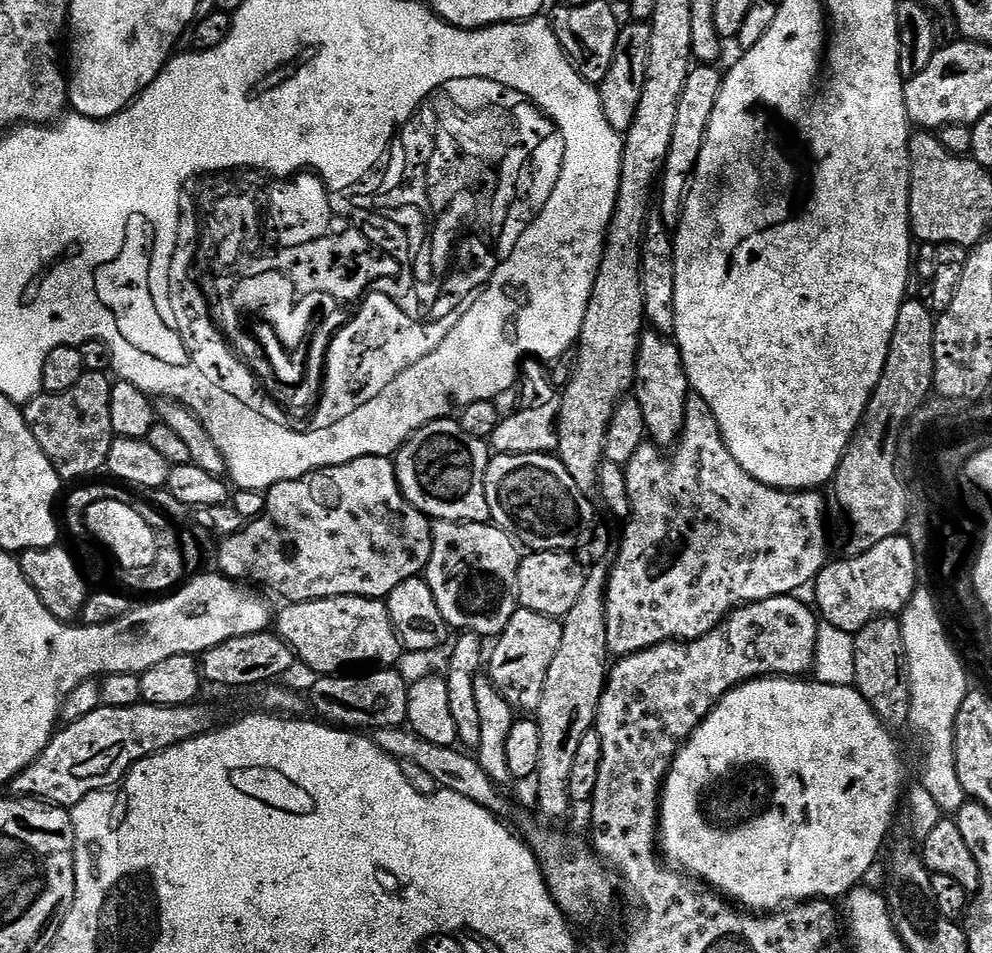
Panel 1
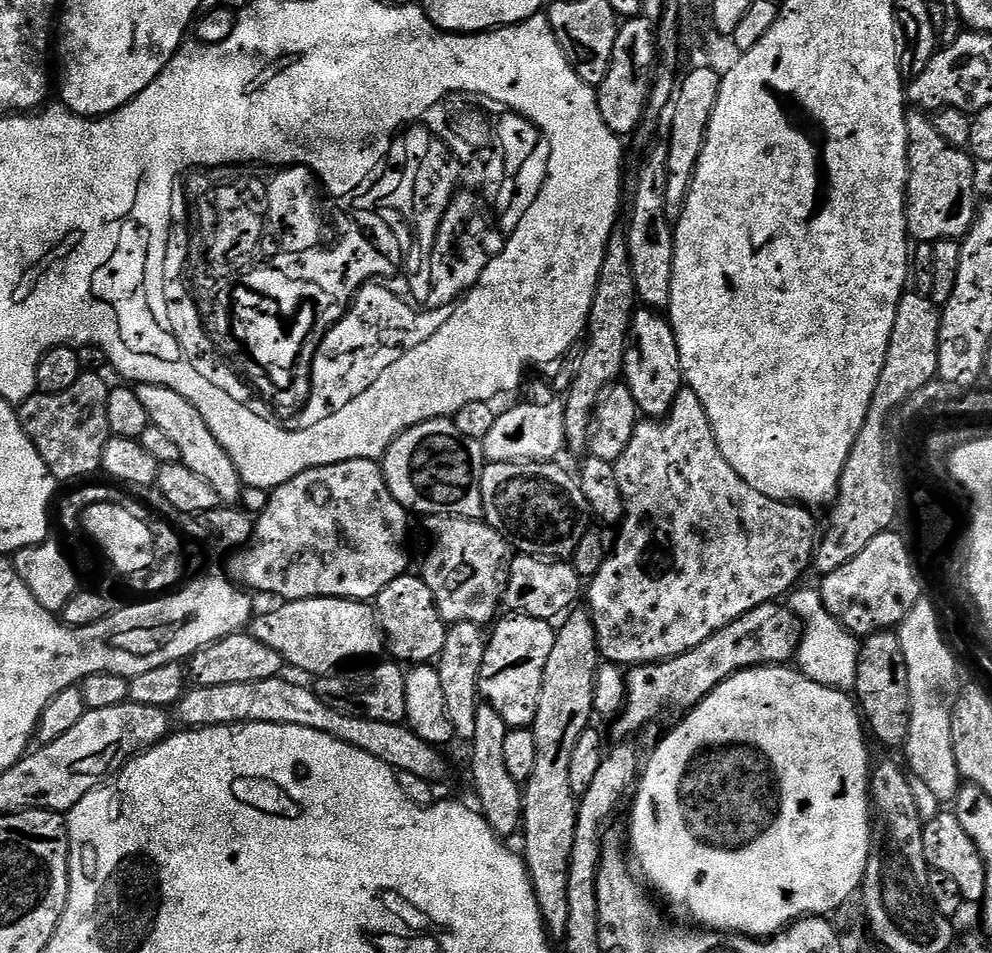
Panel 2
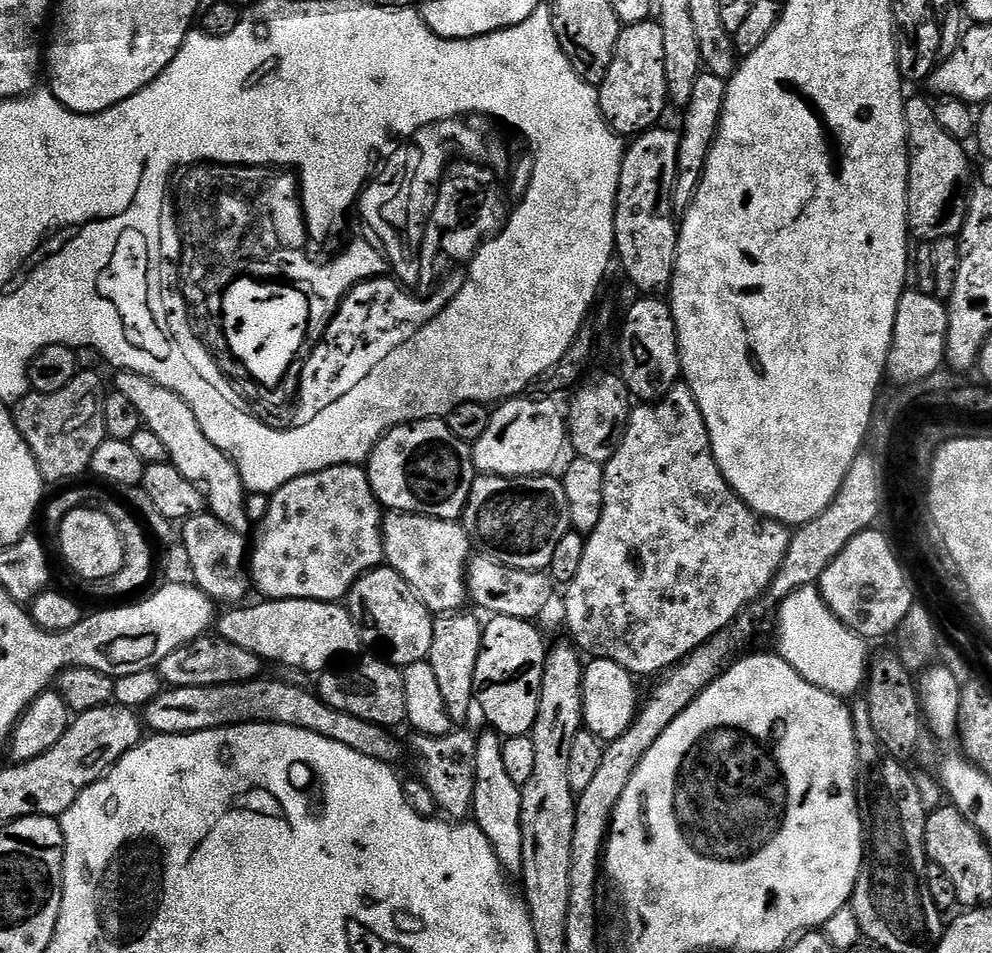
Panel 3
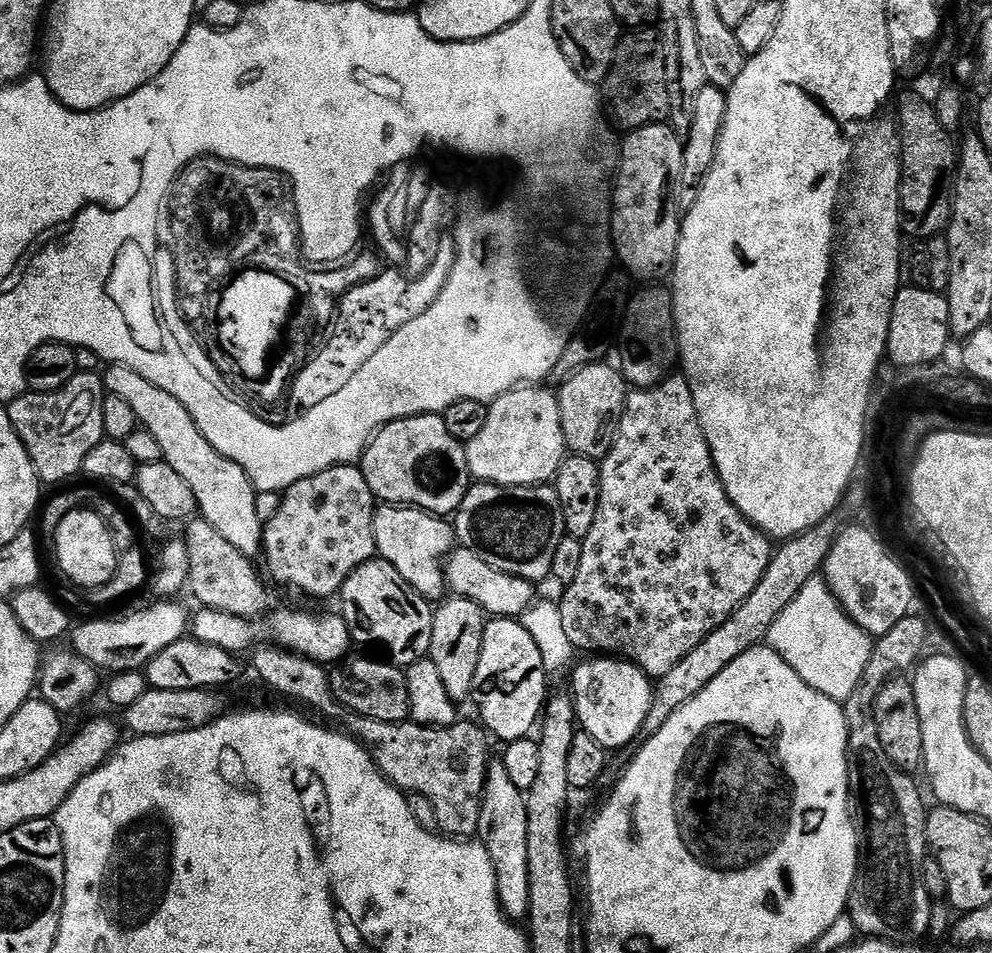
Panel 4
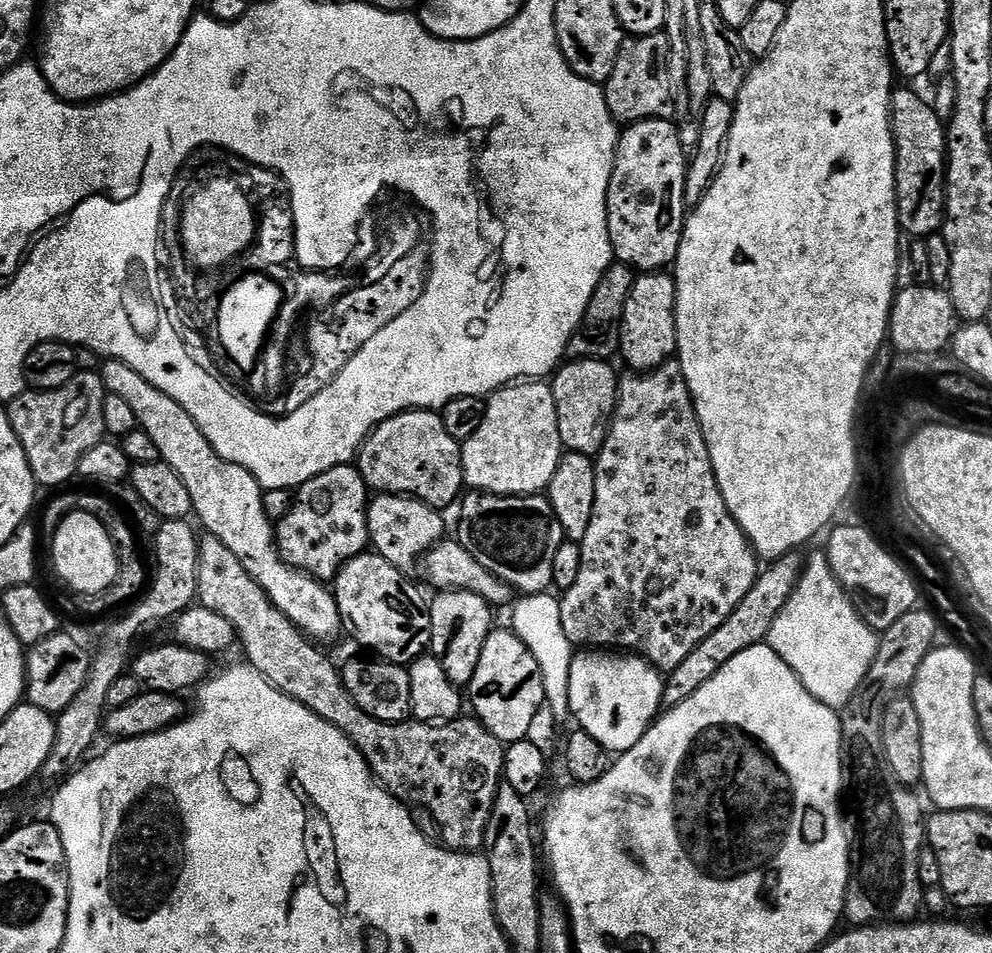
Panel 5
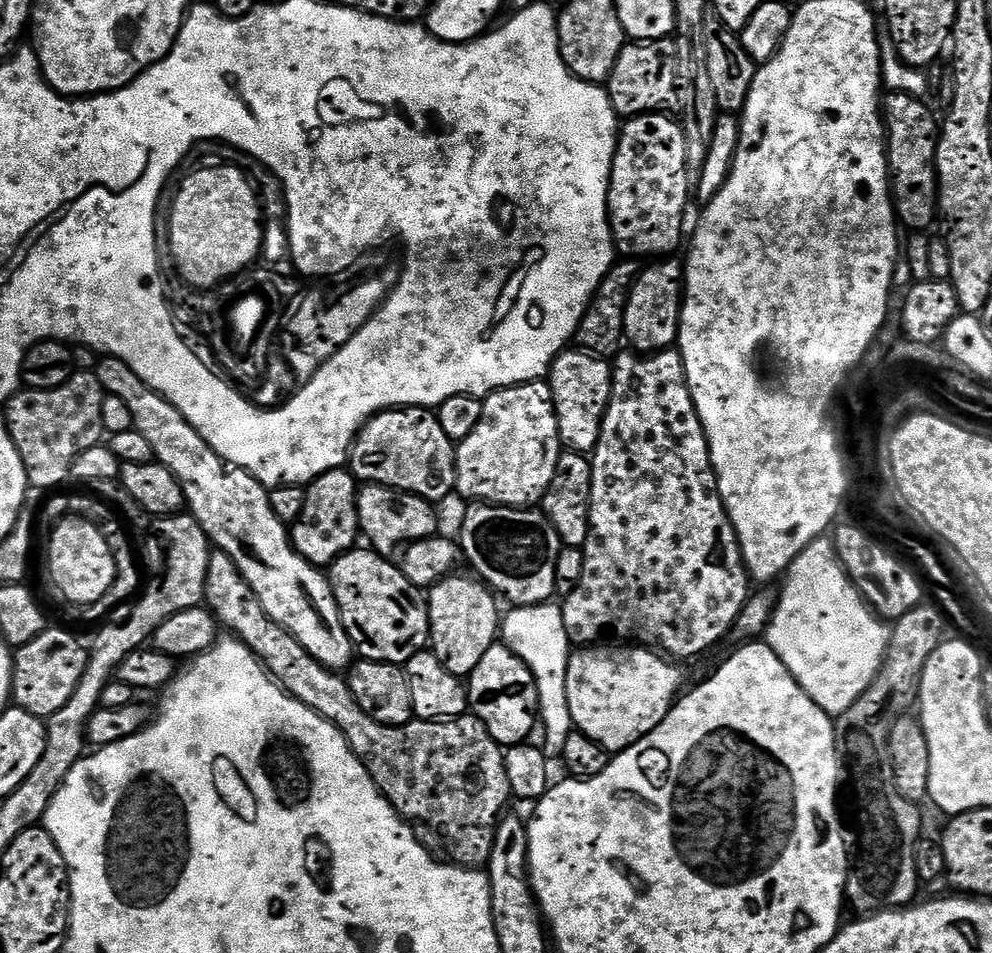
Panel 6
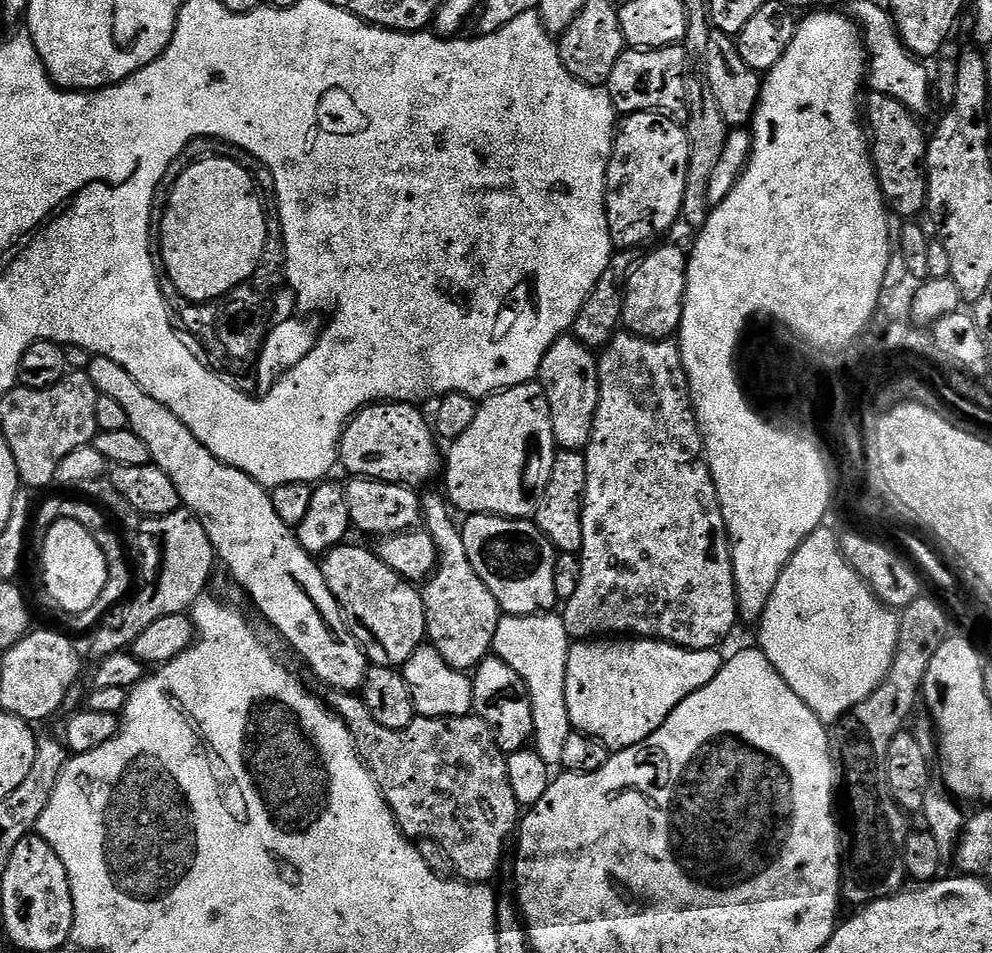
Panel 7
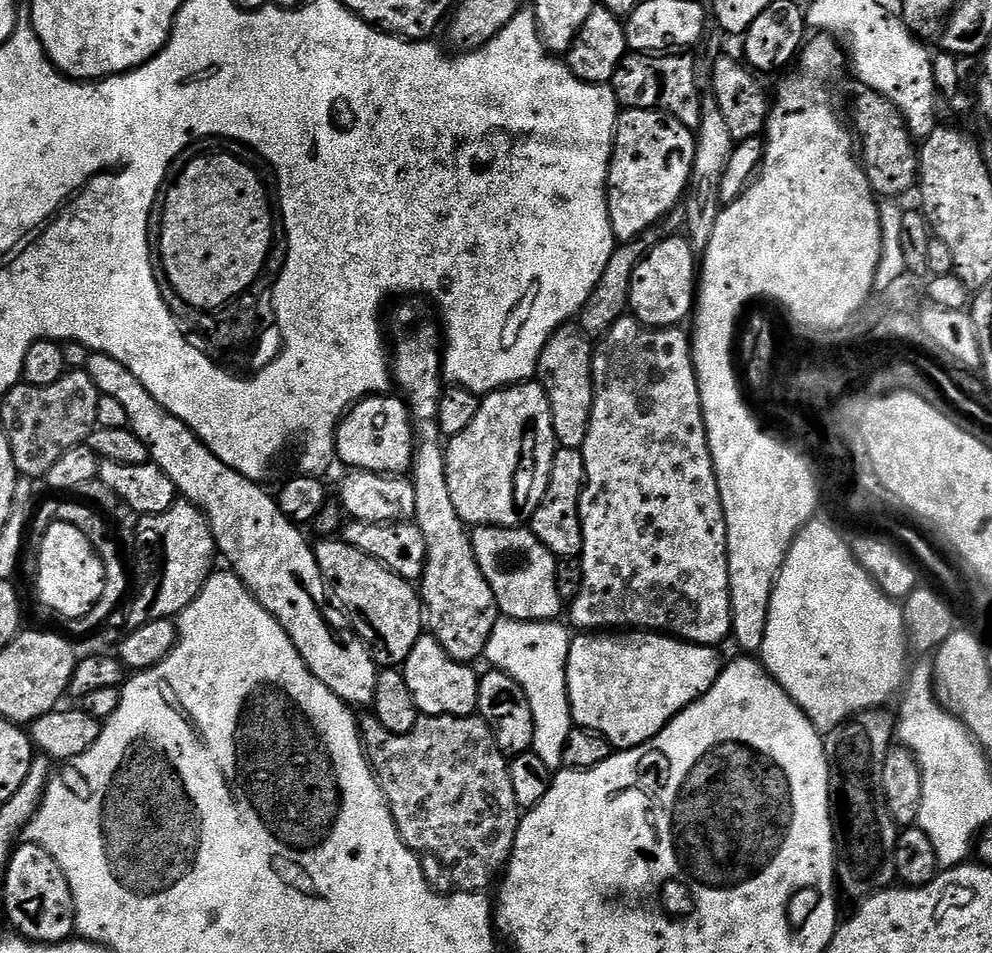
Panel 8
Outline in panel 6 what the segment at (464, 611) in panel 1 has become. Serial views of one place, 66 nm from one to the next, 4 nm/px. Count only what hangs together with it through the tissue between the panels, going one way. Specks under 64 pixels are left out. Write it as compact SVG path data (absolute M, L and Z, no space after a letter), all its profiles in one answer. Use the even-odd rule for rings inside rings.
M365 483L357 491L356 505L363 539L368 539L367 543L381 554L392 554L388 552L394 551L396 547L399 549L416 540L437 535L436 512L432 509L435 507L421 496L399 492L396 488L384 488L380 484Z

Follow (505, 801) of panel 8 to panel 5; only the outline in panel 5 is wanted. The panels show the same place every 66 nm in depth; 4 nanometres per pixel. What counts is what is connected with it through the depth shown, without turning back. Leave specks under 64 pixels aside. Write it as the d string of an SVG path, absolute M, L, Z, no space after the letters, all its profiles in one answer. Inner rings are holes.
M207 534L201 535L199 541L196 600L199 607L214 610L214 614L222 614L222 618L226 618L226 622L234 626L239 647L244 647L243 659L279 692L302 702L302 706L318 714L318 718L342 730L342 734L346 734L346 738L360 751L385 792L412 808L430 810L430 814L434 814L434 822L438 822L440 827L440 840L449 849L479 853L484 846L490 810L504 778L505 745L501 744L498 738L494 738L494 734L490 734L490 730L486 730L475 718L457 718L435 724L421 724L415 718L402 724L370 718L370 714L366 714L366 710L359 708L350 698L344 681L340 678L340 668L332 665L331 658L320 649L323 647L313 643L300 631L298 625L290 622L286 614L282 614L282 610L274 607L266 590L262 590L262 586L258 586L254 578L250 578L250 573L234 555L234 550L228 549L219 538Z

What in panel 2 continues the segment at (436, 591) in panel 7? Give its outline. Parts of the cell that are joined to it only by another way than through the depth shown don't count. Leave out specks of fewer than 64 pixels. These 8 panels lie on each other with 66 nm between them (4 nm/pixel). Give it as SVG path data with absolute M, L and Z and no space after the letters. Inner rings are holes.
M462 622L448 628L446 642L438 657L438 667L442 678L442 691L446 697L446 714L450 718L450 726L457 741L471 742L474 738L478 706L482 703L478 678L487 649L486 632L481 625Z

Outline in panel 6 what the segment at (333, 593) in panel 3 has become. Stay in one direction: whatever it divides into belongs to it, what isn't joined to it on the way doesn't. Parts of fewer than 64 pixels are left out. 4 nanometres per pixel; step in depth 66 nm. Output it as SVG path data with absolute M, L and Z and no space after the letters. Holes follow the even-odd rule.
M344 468L330 470L304 488L304 505L300 516L290 524L290 535L296 553L309 560L314 567L321 570L327 569L343 552L350 552L357 547L362 536L358 522L358 506L356 505L357 491L358 481L356 477L352 475L351 471Z

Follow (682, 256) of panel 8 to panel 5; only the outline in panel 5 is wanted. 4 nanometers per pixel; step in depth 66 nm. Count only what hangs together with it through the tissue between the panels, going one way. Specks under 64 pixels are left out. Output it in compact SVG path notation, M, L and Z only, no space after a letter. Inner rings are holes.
M664 270L637 275L622 310L619 359L624 359L633 373L643 374L661 368L676 355L675 275Z

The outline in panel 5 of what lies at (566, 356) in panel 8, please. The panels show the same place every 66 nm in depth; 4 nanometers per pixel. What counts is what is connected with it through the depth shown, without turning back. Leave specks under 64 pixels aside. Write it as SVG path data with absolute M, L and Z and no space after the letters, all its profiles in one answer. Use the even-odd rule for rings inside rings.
M573 360L561 363L551 377L554 406L558 414L558 434L561 445L569 452L596 457L610 434L612 419L616 417L616 399L620 393L620 376L606 360Z

